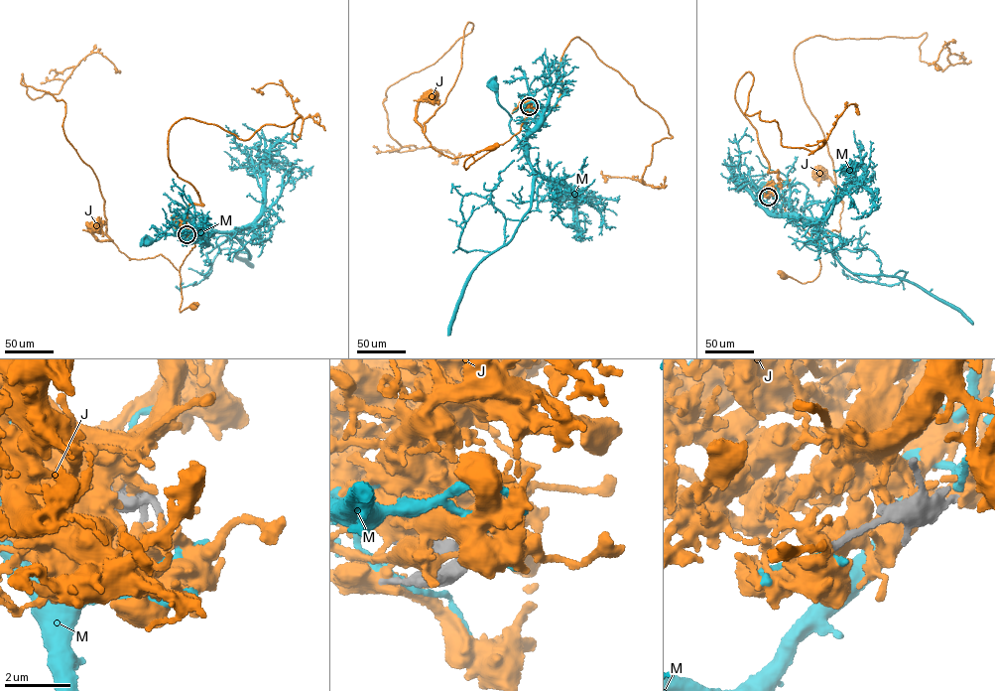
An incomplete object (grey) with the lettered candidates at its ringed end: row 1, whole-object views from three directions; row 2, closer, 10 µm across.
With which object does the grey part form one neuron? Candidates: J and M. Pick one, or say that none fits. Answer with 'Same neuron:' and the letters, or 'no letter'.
Same neuron: no letter

